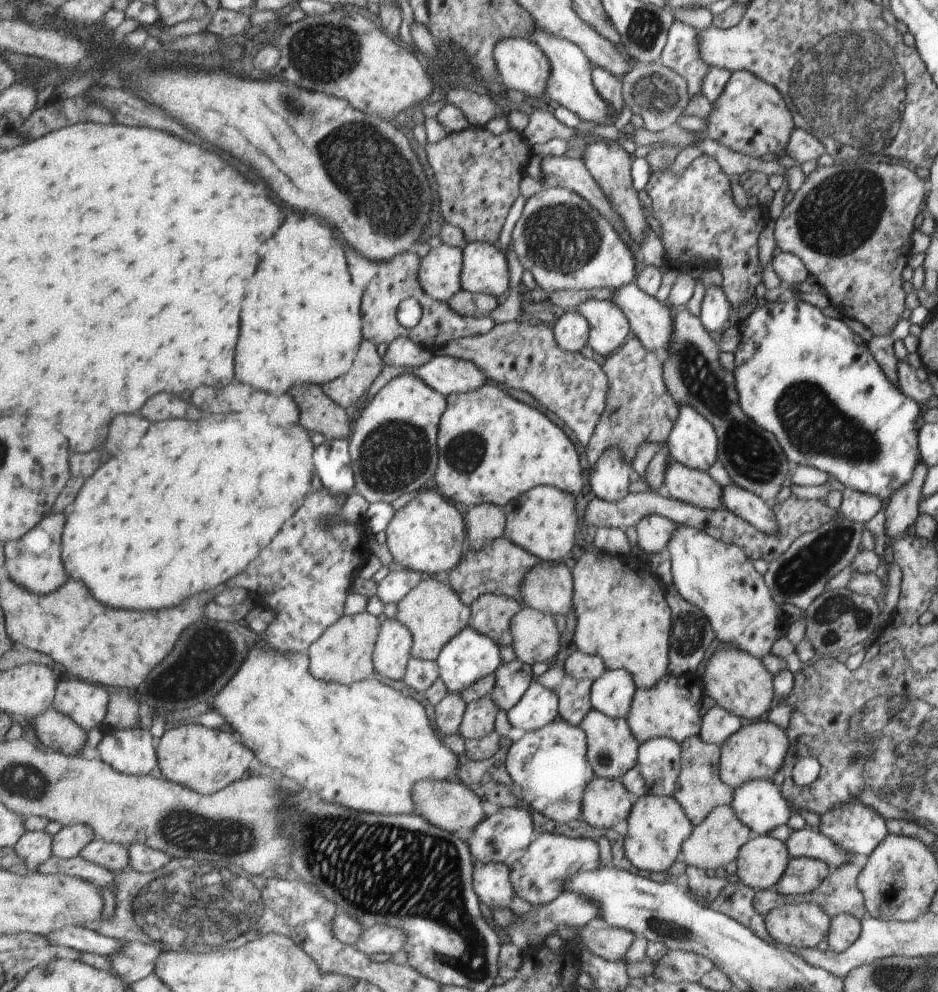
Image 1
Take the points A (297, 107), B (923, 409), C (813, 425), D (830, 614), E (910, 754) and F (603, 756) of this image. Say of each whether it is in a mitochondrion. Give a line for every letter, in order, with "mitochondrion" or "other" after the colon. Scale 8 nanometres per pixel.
A: mitochondrion
B: other
C: mitochondrion
D: mitochondrion
E: mitochondrion
F: mitochondrion

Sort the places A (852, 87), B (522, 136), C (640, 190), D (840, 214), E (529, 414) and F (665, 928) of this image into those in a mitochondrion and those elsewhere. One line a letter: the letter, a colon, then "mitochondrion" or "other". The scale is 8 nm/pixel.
A: mitochondrion
B: other
C: other
D: mitochondrion
E: other
F: mitochondrion

